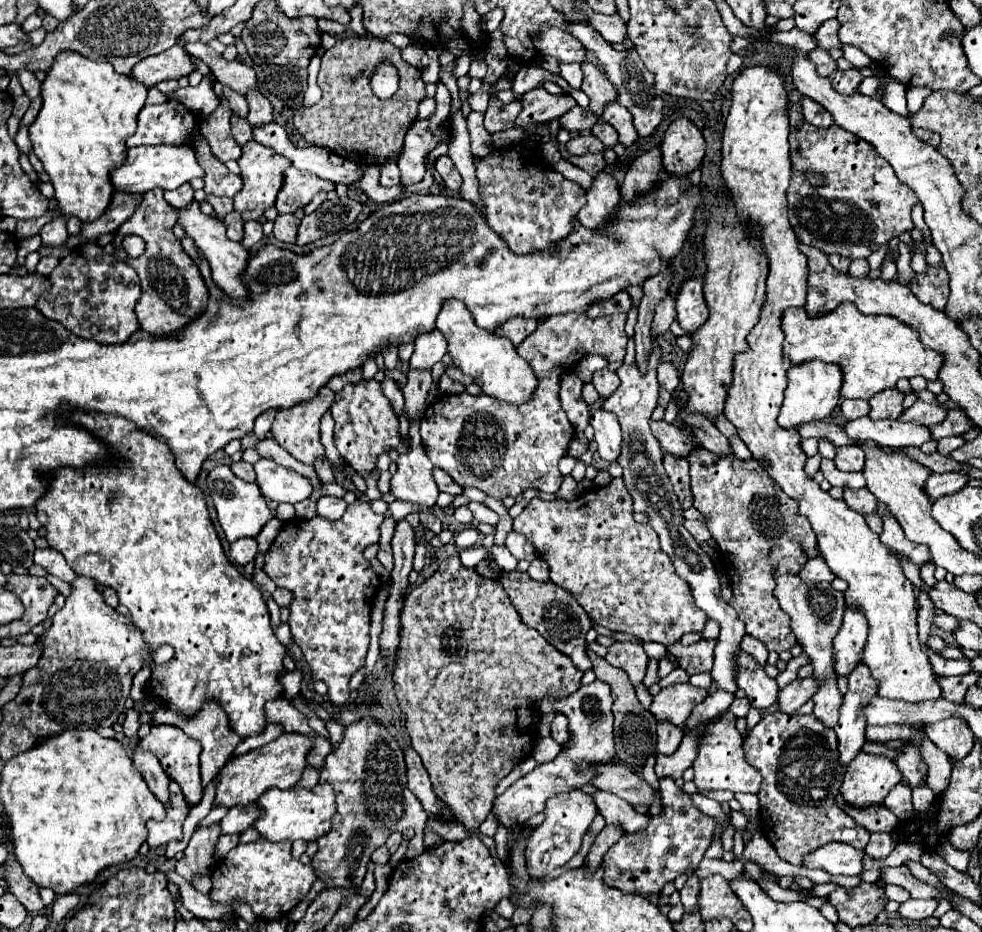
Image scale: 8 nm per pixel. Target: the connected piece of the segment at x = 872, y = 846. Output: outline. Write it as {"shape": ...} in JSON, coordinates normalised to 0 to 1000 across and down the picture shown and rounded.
{"shape":[[[892,893],[892,895],[888,895],[886,897],[886,903],[884,903],[884,908],[882,908],[882,916],[886,918],[886,921],[892,921],[892,923],[896,923],[896,921],[902,921],[908,912],[910,912],[910,901],[904,897],[904,895],[896,895],[896,893]]]}

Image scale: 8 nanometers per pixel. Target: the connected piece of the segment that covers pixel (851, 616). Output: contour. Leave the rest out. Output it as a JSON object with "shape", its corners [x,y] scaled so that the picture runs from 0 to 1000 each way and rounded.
{"shape":[[[864,652],[855,678],[849,685],[851,693],[851,725],[864,725],[876,710],[884,680],[882,663],[876,655]]]}

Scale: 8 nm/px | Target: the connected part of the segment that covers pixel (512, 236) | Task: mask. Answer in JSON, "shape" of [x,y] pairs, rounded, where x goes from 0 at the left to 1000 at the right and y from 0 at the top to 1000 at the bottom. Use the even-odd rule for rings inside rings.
{"shape":[[[525,155],[501,161],[499,167],[485,172],[489,193],[489,212],[495,219],[495,238],[509,251],[523,273],[542,273],[548,268],[566,270],[566,262],[580,251],[582,238],[597,217],[597,206],[587,195],[560,182],[548,170],[542,155]]]}

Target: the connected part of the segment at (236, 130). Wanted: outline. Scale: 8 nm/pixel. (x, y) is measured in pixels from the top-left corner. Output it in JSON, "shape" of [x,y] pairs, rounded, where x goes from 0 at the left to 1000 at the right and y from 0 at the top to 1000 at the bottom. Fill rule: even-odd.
{"shape":[[[238,120],[234,124],[234,135],[236,135],[236,146],[238,146],[238,150],[242,155],[251,155],[257,148],[255,133],[251,129],[246,129],[246,127],[242,127],[242,122],[238,122]]]}

